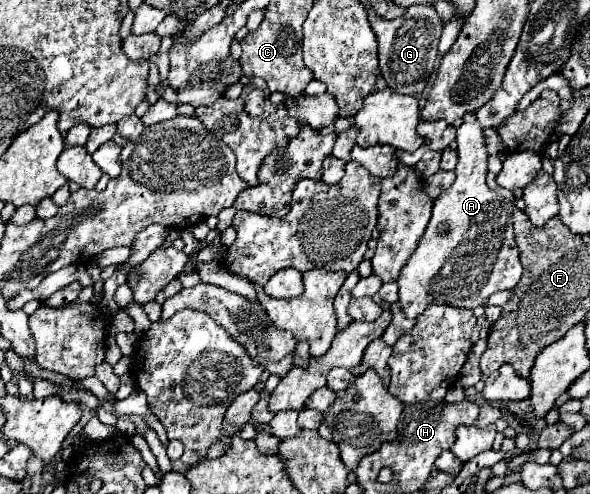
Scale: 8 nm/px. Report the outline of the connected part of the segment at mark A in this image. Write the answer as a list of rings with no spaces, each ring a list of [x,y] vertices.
[[[467,112],[463,116],[463,124],[457,128],[457,154],[459,162],[455,168],[455,182],[435,200],[431,222],[413,252],[413,258],[405,264],[405,270],[399,274],[399,304],[405,310],[405,316],[417,318],[429,304],[449,304],[461,308],[477,308],[491,294],[501,290],[511,290],[517,286],[523,266],[519,262],[517,244],[513,238],[513,202],[501,198],[487,186],[487,144],[485,144],[485,128],[477,124],[475,112]]]

